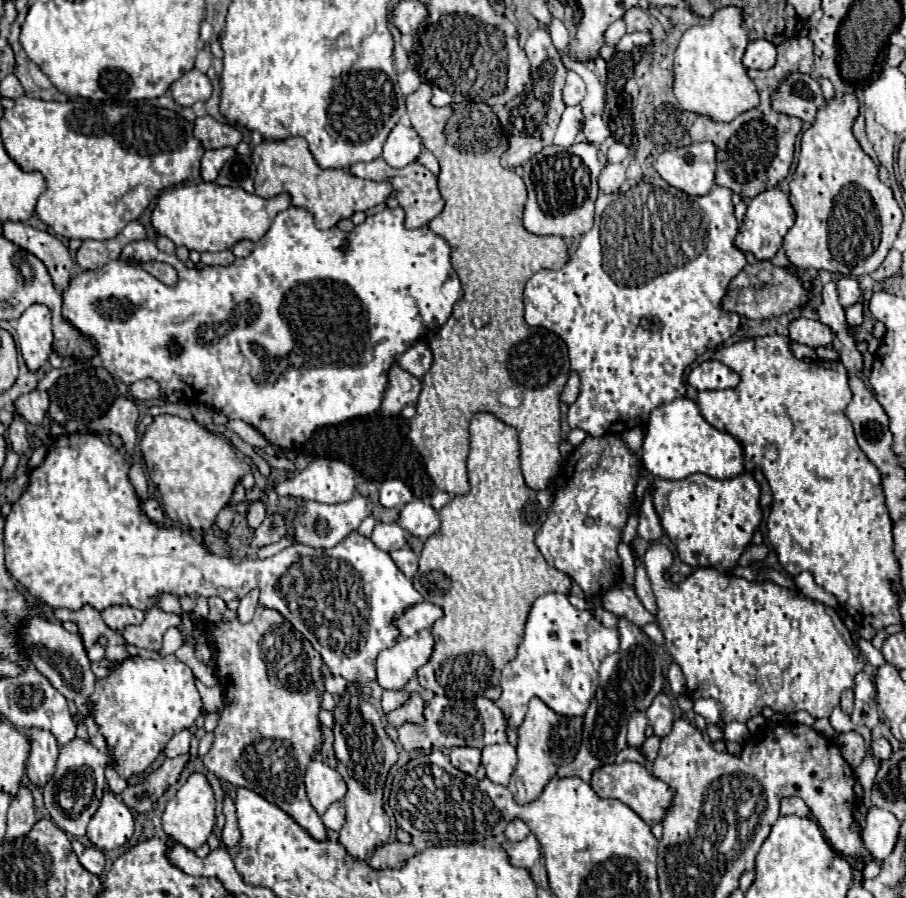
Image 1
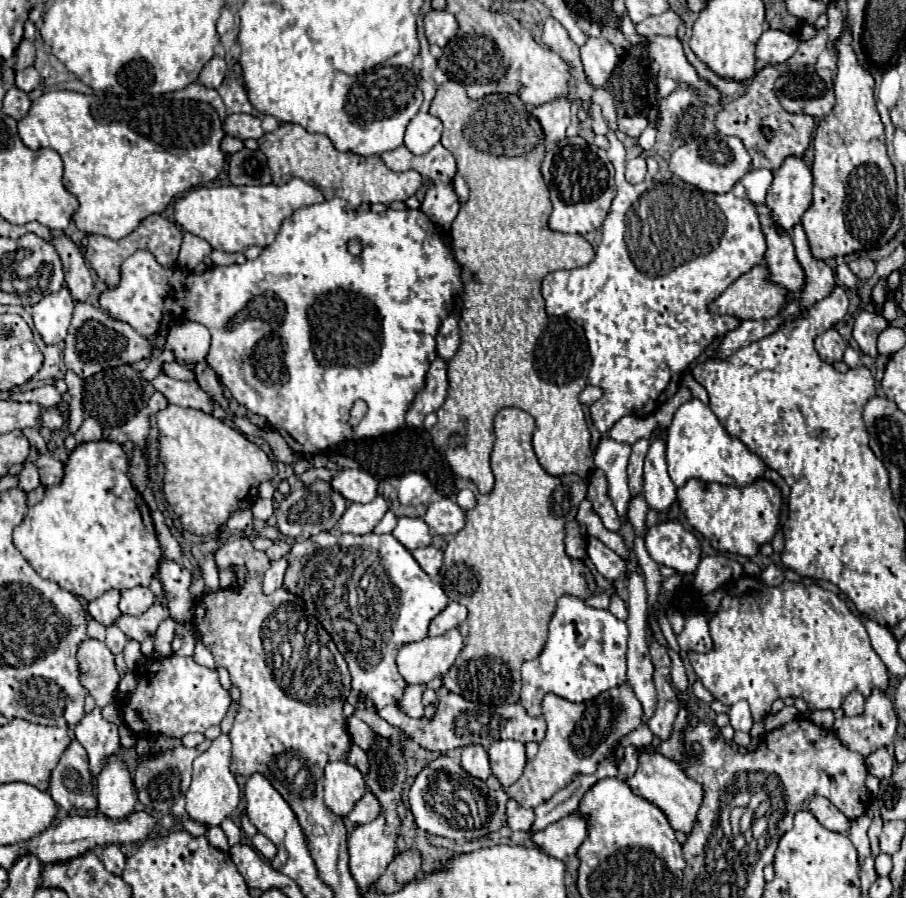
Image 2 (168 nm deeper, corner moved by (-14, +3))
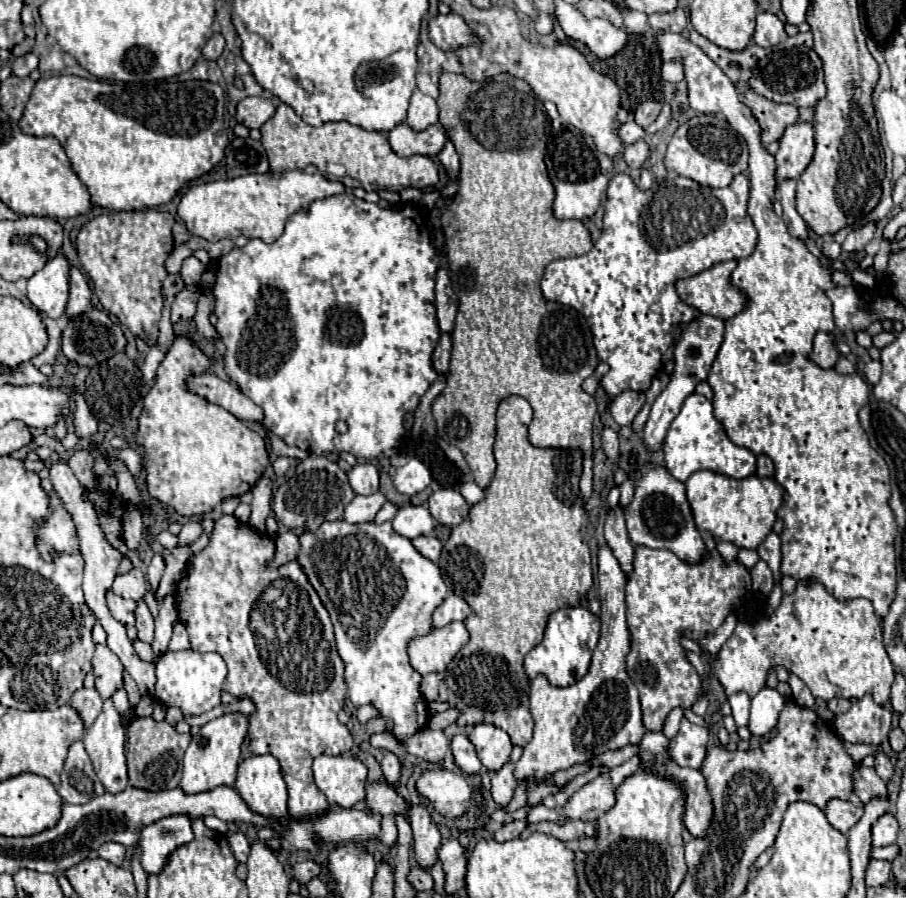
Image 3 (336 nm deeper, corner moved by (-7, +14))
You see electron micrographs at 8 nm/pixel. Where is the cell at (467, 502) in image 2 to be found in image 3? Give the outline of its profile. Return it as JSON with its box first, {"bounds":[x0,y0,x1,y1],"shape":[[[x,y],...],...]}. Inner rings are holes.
{"bounds":[461,478,485,506],"shape":[[[467,478],[467,480],[463,482],[463,486],[461,486],[461,494],[463,494],[463,498],[473,506],[473,504],[477,504],[479,500],[483,500],[485,490],[479,488],[471,478]]]}

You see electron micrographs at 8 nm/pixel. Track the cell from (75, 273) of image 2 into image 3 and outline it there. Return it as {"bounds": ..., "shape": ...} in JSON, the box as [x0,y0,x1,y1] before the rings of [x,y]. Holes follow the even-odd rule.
{"bounds":[65,268,91,318],"shape":[[[71,268],[71,280],[69,280],[69,302],[65,308],[67,318],[81,316],[91,306],[91,288],[87,284],[87,278],[79,268]]]}

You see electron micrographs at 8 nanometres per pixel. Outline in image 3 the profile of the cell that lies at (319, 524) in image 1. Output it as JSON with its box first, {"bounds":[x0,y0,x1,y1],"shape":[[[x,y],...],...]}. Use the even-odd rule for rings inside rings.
{"bounds":[343,492,385,524],"shape":[[[381,492],[371,494],[371,496],[355,496],[353,502],[345,508],[343,520],[351,522],[351,524],[371,522],[383,504],[385,504],[385,496]]]}

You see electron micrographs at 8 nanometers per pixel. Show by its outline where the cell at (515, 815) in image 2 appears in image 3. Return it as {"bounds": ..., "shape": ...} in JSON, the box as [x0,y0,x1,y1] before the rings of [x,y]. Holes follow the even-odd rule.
{"bounds":[491,746,523,806],"shape":[[[515,746],[513,752],[511,752],[509,762],[491,776],[491,796],[493,796],[493,800],[499,806],[507,806],[509,804],[509,800],[511,800],[511,796],[513,796],[517,784],[519,784],[515,780],[515,776],[513,776],[513,768],[515,768],[517,760],[521,758],[521,752],[523,752],[523,748]]]}

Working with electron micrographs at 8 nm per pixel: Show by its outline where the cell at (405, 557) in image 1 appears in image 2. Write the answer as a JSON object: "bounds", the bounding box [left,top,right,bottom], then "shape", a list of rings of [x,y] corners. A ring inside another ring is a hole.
{"bounds":[412,547,442,577],"shape":[[[422,547],[422,549],[414,549],[412,551],[414,559],[418,561],[418,565],[430,575],[430,577],[436,577],[438,575],[438,569],[442,565],[442,551],[436,549],[436,547]]]}

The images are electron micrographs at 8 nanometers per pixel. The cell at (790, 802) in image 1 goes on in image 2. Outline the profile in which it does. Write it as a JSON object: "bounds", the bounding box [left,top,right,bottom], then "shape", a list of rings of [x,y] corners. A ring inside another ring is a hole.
{"bounds":[808,797,850,833],"shape":[[[812,797],[808,801],[808,811],[830,831],[846,833],[850,829],[850,821],[824,797]]]}

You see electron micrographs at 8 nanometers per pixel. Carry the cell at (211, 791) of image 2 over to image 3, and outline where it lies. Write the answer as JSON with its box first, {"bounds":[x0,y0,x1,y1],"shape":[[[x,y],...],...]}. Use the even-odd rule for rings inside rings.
{"bounds":[181,712,249,794],"shape":[[[227,712],[203,724],[201,730],[193,734],[191,744],[185,750],[181,790],[185,790],[187,794],[197,794],[201,790],[213,790],[213,786],[223,784],[231,786],[237,776],[241,746],[247,738],[247,730],[249,730],[249,716],[243,712]]]}

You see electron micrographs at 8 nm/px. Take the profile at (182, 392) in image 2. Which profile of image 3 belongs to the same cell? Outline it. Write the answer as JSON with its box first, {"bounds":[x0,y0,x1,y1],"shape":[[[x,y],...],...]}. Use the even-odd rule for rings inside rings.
{"bounds":[187,374,263,422],"shape":[[[203,374],[203,376],[191,376],[187,380],[187,388],[205,400],[219,404],[239,420],[247,422],[261,422],[263,420],[263,410],[257,406],[251,398],[245,398],[245,394],[239,390],[235,382],[225,382],[213,374]]]}

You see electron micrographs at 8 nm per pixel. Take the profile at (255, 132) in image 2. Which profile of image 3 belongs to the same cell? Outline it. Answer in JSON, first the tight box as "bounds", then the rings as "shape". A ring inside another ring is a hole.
{"bounds":[237,96,275,128],"shape":[[[251,96],[237,104],[237,122],[247,128],[261,128],[275,114],[275,106],[265,96]]]}

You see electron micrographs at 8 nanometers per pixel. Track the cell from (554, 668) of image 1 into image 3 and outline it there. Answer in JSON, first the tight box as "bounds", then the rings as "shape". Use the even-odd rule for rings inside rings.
{"bounds":[525,606,601,686],"shape":[[[583,606],[553,612],[549,616],[543,642],[525,656],[527,676],[533,680],[537,674],[545,674],[553,686],[571,686],[573,682],[581,680],[589,670],[591,654],[599,640],[599,630],[601,630],[599,618],[591,616],[589,610]]]}

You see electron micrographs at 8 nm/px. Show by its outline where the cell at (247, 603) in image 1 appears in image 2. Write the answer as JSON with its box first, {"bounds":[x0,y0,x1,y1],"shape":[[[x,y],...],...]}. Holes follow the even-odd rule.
{"bounds":[262,559,288,595],"shape":[[[280,559],[280,561],[274,561],[274,563],[270,565],[270,569],[264,573],[262,591],[264,591],[266,595],[270,595],[272,591],[276,591],[276,589],[282,587],[282,577],[284,577],[284,573],[286,573],[286,567],[288,567],[286,559]]]}

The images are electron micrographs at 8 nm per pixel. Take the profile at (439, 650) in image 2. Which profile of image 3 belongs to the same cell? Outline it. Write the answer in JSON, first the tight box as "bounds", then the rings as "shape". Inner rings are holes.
{"bounds":[409,622,469,674],"shape":[[[451,622],[445,628],[435,628],[433,632],[413,638],[409,642],[411,666],[419,674],[443,672],[453,656],[469,642],[469,632],[463,622]]]}

